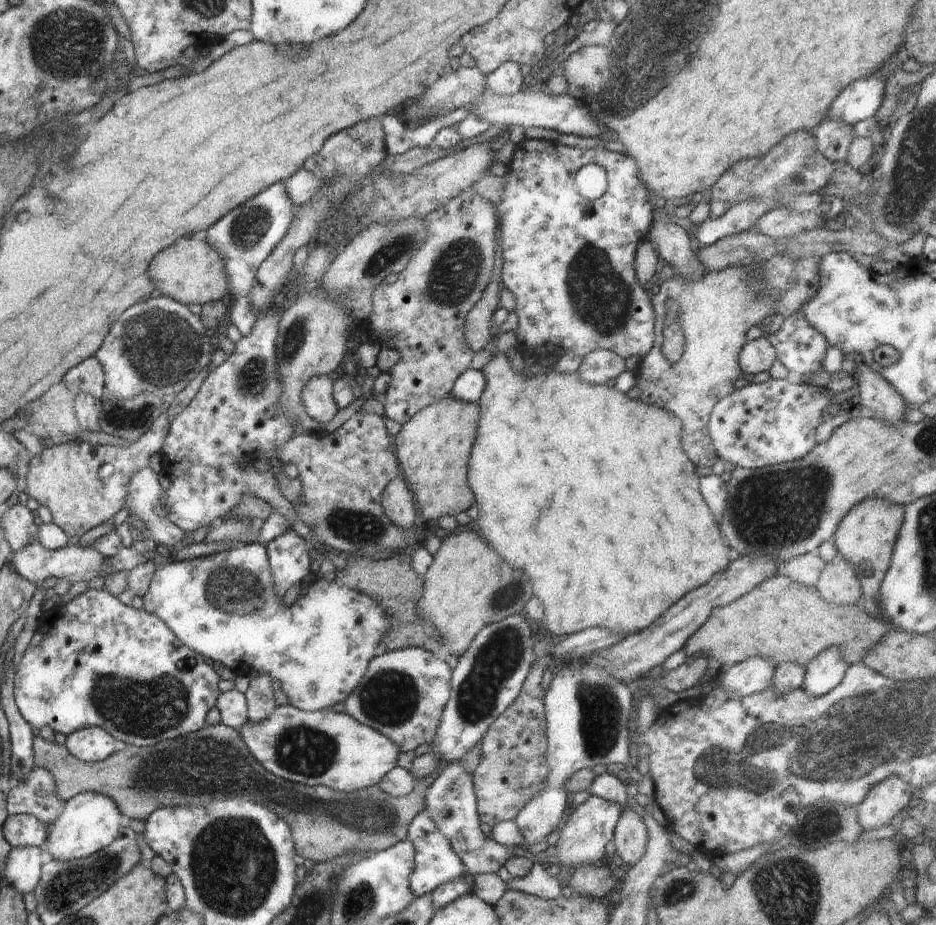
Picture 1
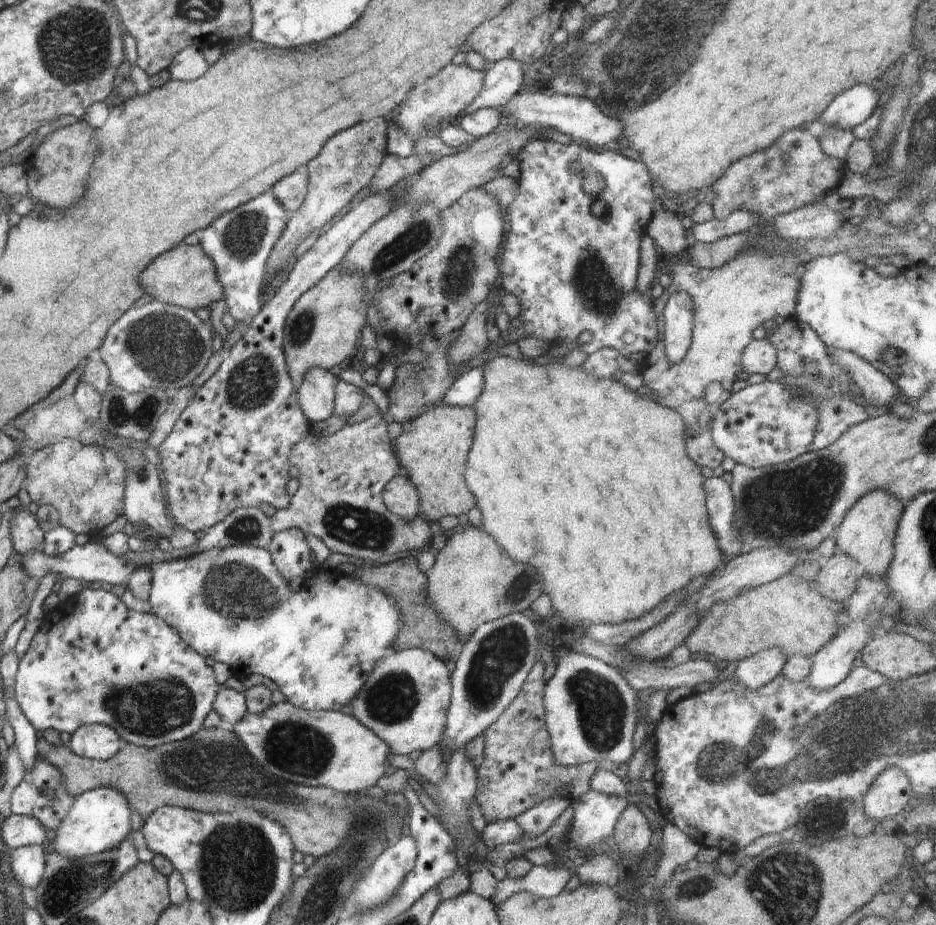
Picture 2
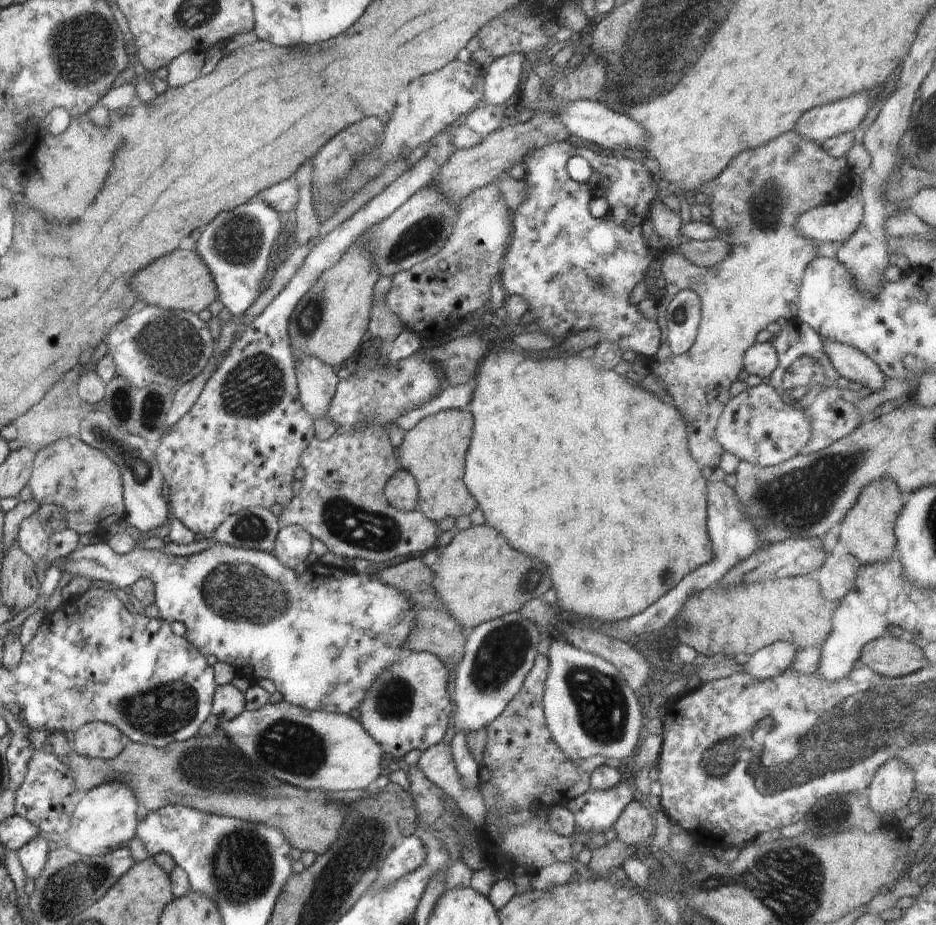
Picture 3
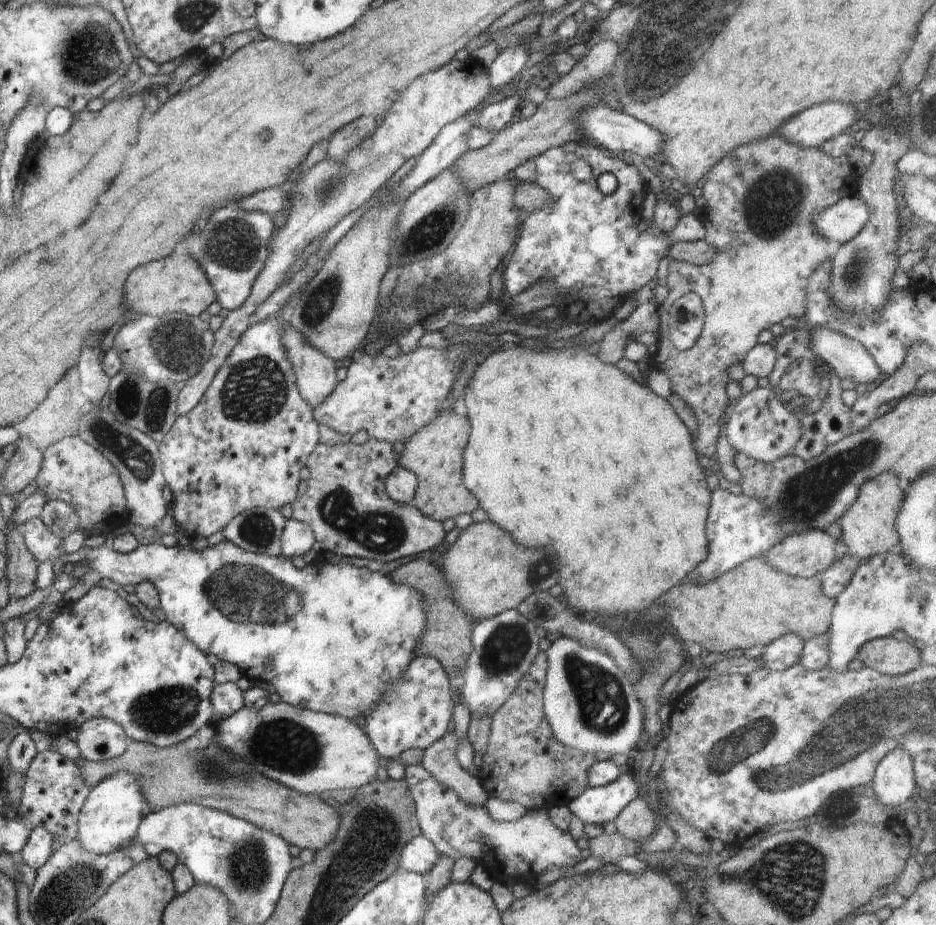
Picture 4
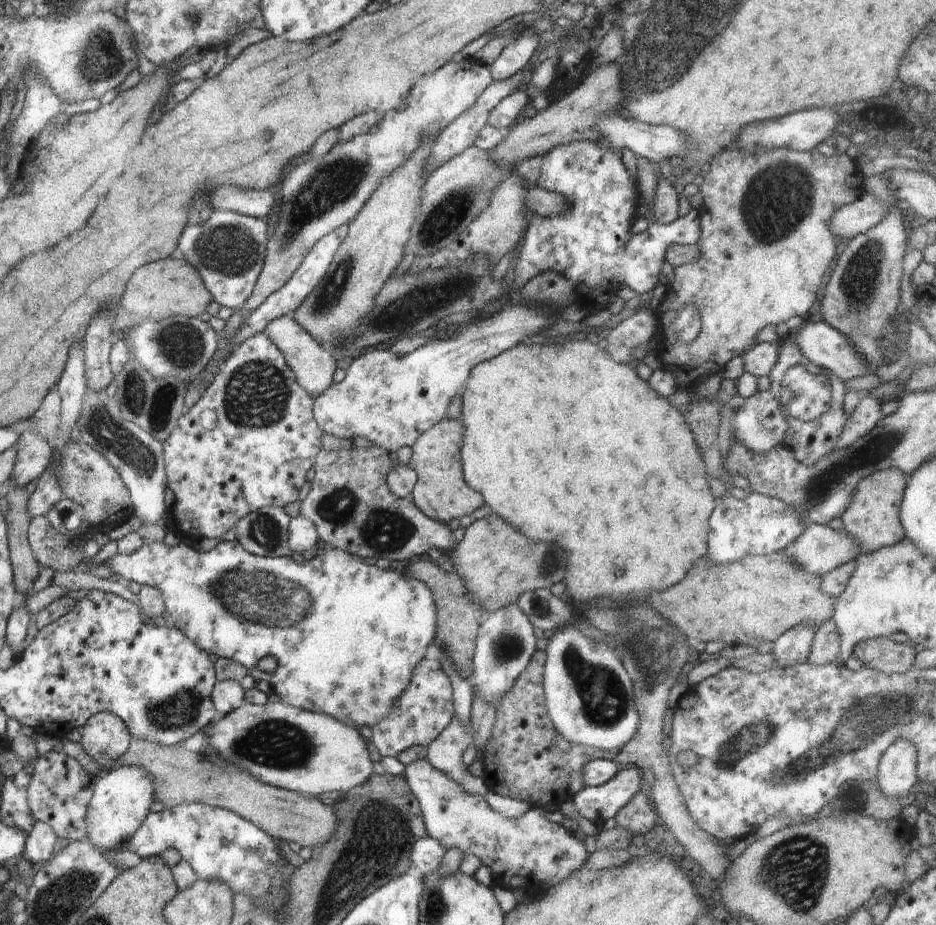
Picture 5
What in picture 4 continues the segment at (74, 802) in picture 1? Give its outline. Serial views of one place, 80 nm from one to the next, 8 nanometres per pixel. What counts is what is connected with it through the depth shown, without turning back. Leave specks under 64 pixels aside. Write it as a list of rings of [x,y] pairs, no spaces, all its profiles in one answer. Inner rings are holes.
[[[120,771],[102,779],[91,788],[82,805],[78,824],[77,838],[80,845],[91,853],[107,855],[114,850],[122,850],[122,846],[137,836],[136,828],[141,824],[142,808],[144,808],[144,794],[142,784],[136,773]]]

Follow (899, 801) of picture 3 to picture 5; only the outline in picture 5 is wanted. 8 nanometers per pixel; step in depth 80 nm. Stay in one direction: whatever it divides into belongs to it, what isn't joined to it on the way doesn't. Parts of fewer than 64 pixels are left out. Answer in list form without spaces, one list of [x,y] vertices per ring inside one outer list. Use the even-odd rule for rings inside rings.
[[[898,739],[880,757],[876,780],[884,794],[904,798],[918,784],[917,748],[908,739]]]

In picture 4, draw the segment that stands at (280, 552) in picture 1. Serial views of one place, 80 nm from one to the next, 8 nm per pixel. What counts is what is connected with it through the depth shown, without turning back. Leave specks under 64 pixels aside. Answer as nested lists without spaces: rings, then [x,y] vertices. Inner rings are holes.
[[[288,519],[282,531],[281,554],[290,560],[304,556],[315,541],[315,534],[308,524]]]

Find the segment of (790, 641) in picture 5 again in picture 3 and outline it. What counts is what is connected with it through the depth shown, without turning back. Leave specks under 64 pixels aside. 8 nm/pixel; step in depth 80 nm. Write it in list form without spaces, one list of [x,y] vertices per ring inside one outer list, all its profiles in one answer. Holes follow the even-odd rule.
[[[773,642],[771,645],[753,652],[752,657],[744,664],[744,671],[757,679],[772,678],[792,667],[797,650],[798,648],[795,648],[791,642]]]

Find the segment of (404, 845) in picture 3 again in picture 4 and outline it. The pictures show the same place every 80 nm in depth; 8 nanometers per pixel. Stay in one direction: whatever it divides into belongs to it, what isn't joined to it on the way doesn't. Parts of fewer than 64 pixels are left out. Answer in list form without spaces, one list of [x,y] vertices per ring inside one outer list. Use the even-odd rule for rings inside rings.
[[[418,835],[403,848],[396,872],[418,873],[428,877],[438,861],[438,849],[424,835]]]

